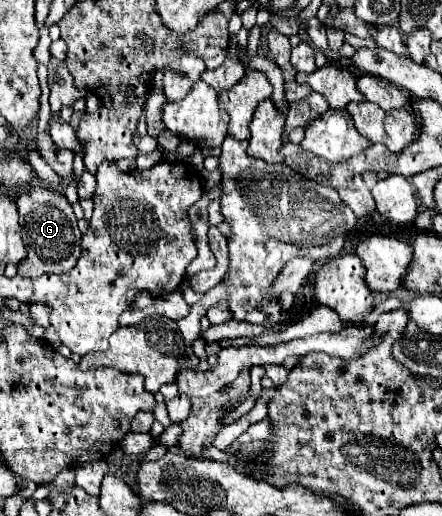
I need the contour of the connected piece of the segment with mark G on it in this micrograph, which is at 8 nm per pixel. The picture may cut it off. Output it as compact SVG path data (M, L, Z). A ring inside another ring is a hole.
M28 186L16 196L22 238L26 242L26 258L18 266L20 276L36 278L48 272L68 272L80 258L80 236L82 232L76 226L76 216L72 212L70 202L58 190L44 186Z

